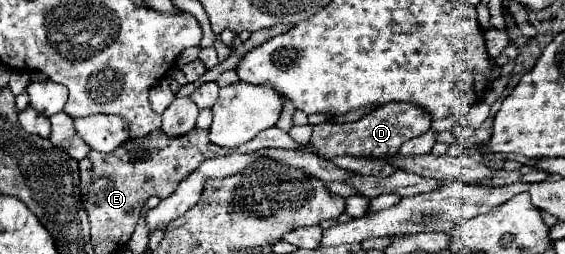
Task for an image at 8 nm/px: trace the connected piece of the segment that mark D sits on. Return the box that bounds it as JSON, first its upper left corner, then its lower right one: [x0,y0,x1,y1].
[311,103,431,159]

